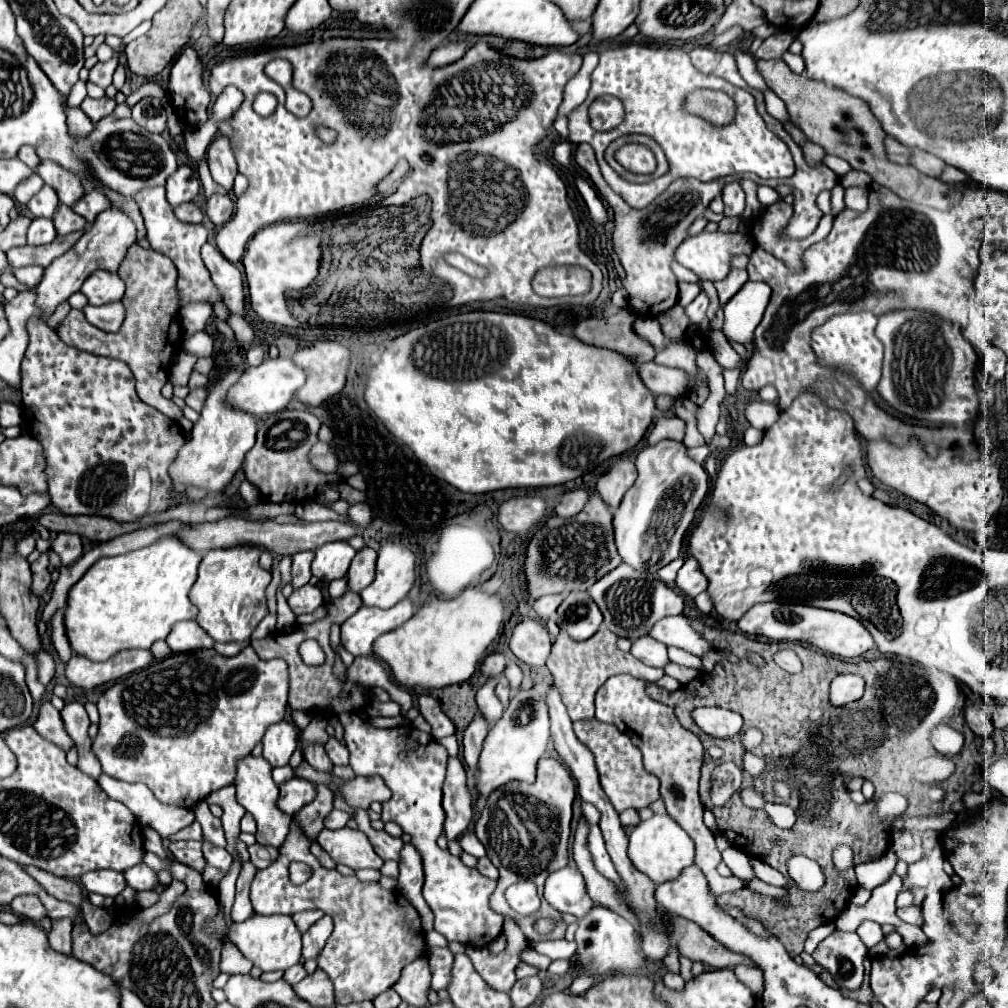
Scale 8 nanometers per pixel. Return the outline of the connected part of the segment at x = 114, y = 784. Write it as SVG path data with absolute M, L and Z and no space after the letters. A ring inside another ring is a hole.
M101 774L97 782L111 798L123 802L141 824L155 828L165 840L195 820L193 810L157 802L145 784L119 782L107 774Z

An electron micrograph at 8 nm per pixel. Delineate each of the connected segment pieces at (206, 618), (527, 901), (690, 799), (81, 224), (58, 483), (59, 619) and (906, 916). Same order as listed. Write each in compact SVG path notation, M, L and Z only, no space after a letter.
M239 546L227 550L211 550L203 556L199 578L193 584L189 598L199 608L195 622L215 642L247 642L257 624L269 614L265 590L271 582L271 572L259 566L259 548Z
M519 882L509 888L507 900L511 908L515 908L519 914L537 914L541 900L537 896L537 888L533 882Z
M627 674L611 676L595 696L595 718L605 724L613 724L619 732L627 734L631 742L643 754L643 766L649 774L655 774L661 782L661 800L667 806L667 814L673 816L679 826L691 836L695 842L695 866L705 874L709 890L717 900L721 894L735 892L743 888L743 882L737 876L723 878L717 874L717 864L721 862L721 854L715 846L713 832L703 822L703 804L699 800L699 770L703 764L703 746L699 738L685 730L675 718L673 710L665 704L659 704L647 696L647 686L651 682L639 680Z
M61 204L61 206L59 206L59 210L57 210L57 216L55 216L53 224L55 224L57 234L59 234L59 236L65 236L65 234L77 232L77 230L85 230L87 220L83 220L83 216L75 214L69 206Z
M31 318L27 322L27 330L29 330L29 348L25 352L25 358L21 362L21 394L23 394L23 406L21 406L21 412L23 412L23 424L27 426L29 434L39 440L39 444L43 446L43 458L45 458L45 474L47 474L47 482L49 482L49 494L51 494L51 500L53 504L63 512L63 514L87 514L87 516L105 516L105 518L111 518L115 522L131 522L131 514L127 514L127 508L125 510L115 510L115 498L121 494L117 492L117 488L127 488L129 480L133 478L133 472L137 466L143 466L149 470L151 474L151 504L147 508L149 514L161 514L161 512L167 512L169 508L175 508L179 504L187 504L187 502L203 502L209 494L201 488L185 488L181 494L177 494L173 490L173 480L169 476L169 466L175 462L175 456L179 454L179 448L185 444L185 436L183 436L183 430L179 426L179 422L175 420L167 420L167 416L155 412L155 408L143 404L135 392L135 378L133 378L133 372L127 368L127 364L119 362L119 360L111 360L111 358L103 358L103 356L95 356L95 354L87 354L87 352L79 352L67 344L63 344L63 340L57 338L57 332L51 330L45 322L41 320L35 320Z
M57 612L51 618L51 626L53 626L53 636L51 636L53 646L59 652L61 660L67 662L73 656L73 650L71 650L71 644L67 640L67 630L65 630L65 624L63 624L63 612Z
M919 906L899 908L899 910L897 910L897 916L899 916L903 922L915 924L915 926L921 926L921 924L923 924L923 918L921 918L921 908L919 908Z

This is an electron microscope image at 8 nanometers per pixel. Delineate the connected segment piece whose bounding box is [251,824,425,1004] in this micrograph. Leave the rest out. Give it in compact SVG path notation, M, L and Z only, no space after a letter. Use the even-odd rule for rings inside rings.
M291 824L289 836L281 846L281 856L265 870L259 870L251 884L251 904L257 914L287 914L319 908L333 919L333 932L317 958L322 969L335 986L337 1004L373 1000L377 994L391 988L405 964L419 958L425 950L425 936L419 914L403 900L399 892L387 892L377 882L361 882L357 876L341 876L337 870L325 870L309 852L307 838ZM291 860L311 868L311 878L303 884L289 880Z

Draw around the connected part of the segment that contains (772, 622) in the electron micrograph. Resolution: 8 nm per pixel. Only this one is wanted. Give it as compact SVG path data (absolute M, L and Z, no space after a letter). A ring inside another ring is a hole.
M765 602L755 604L739 622L737 626L751 634L751 636L765 636L773 642L807 642L811 646L821 648L833 656L841 658L857 658L863 656L867 650L875 648L875 638L871 632L857 620L841 612L823 610L805 604L781 604L781 602Z

